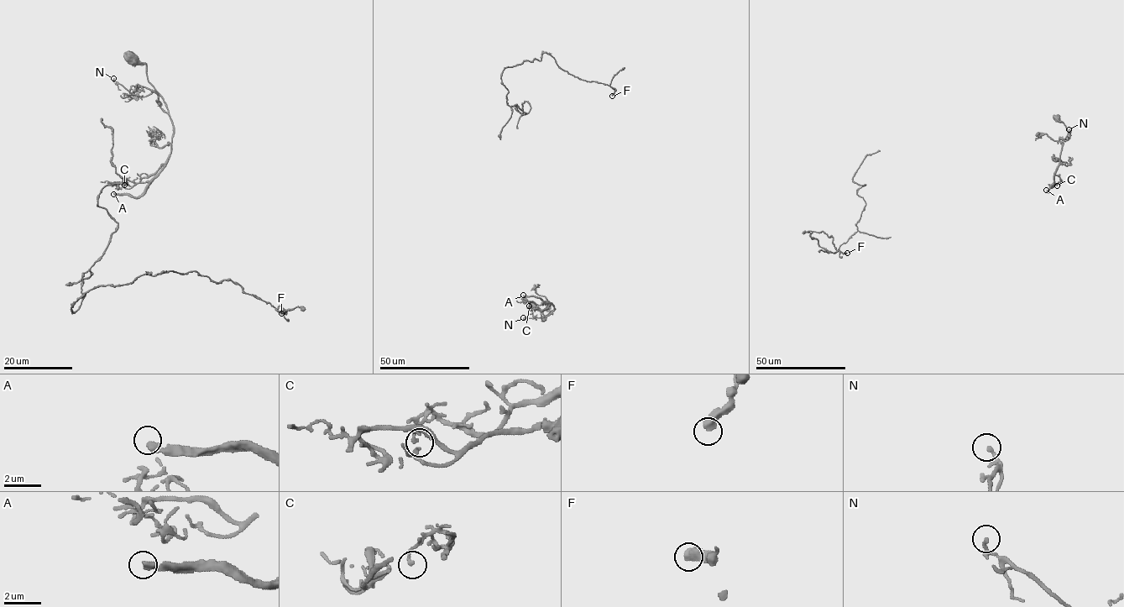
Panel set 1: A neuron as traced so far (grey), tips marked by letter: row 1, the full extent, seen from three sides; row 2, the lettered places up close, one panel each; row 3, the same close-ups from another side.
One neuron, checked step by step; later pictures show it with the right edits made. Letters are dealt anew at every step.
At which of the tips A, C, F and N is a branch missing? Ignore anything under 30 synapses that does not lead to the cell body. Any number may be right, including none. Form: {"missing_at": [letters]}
{"missing_at": ["A"]}

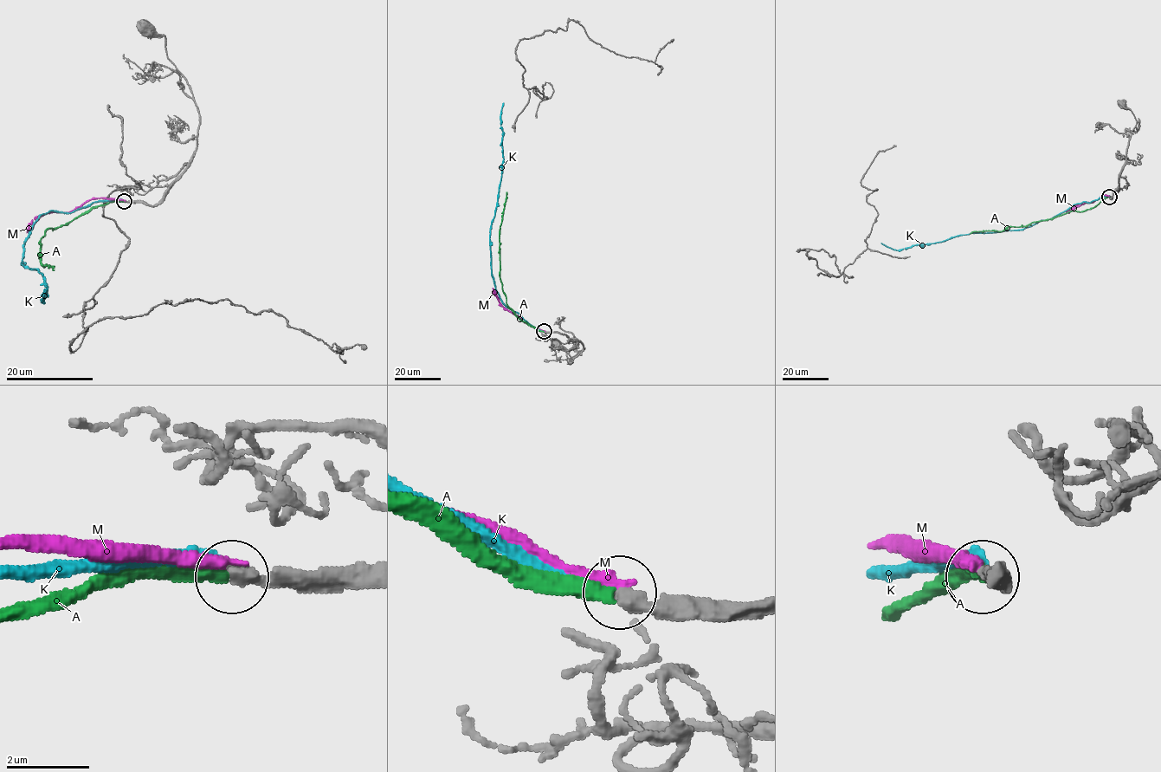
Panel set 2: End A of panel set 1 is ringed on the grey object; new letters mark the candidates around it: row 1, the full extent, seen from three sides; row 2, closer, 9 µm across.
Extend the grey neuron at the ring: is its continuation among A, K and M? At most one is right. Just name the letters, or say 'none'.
A

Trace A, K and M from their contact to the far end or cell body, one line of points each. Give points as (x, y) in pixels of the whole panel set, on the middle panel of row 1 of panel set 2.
A: (544, 332), (528, 325), (516, 314), (506, 303), (502, 289), (499, 226), (506, 191)
K: (544, 332), (531, 326), (501, 301), (491, 270), (491, 221), (503, 163), (500, 126), (503, 103)
M: (545, 331), (528, 325), (508, 311), (499, 301), (493, 288)

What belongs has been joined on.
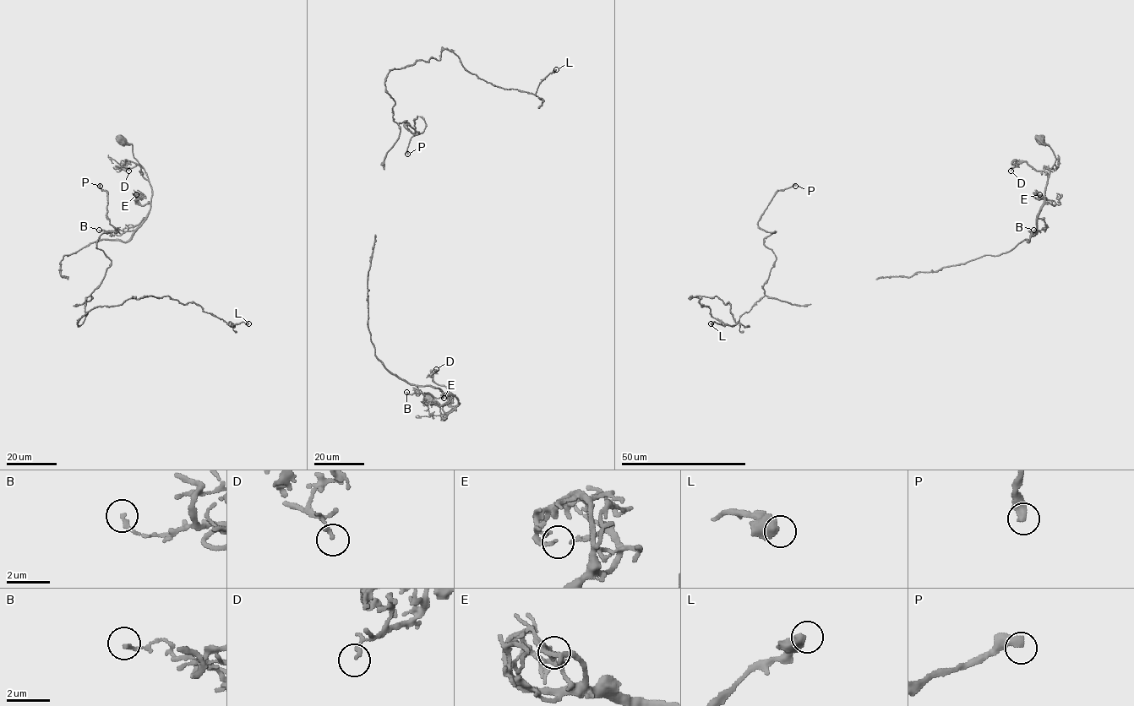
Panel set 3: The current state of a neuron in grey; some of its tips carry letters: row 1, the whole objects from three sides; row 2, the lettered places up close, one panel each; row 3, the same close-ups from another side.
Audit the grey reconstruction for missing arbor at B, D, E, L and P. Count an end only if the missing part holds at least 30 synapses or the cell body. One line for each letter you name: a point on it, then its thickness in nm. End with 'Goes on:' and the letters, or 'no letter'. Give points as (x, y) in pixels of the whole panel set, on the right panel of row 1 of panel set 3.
P: (795, 186) | 340 nm
Goes on: P

